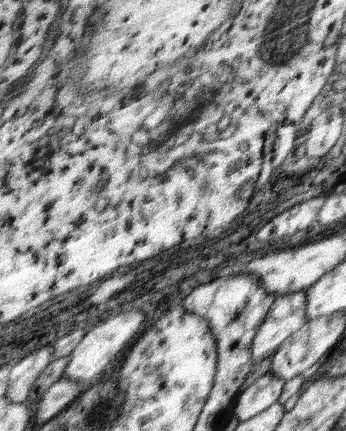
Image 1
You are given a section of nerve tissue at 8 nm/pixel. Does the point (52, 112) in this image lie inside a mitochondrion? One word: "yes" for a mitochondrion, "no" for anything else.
no

